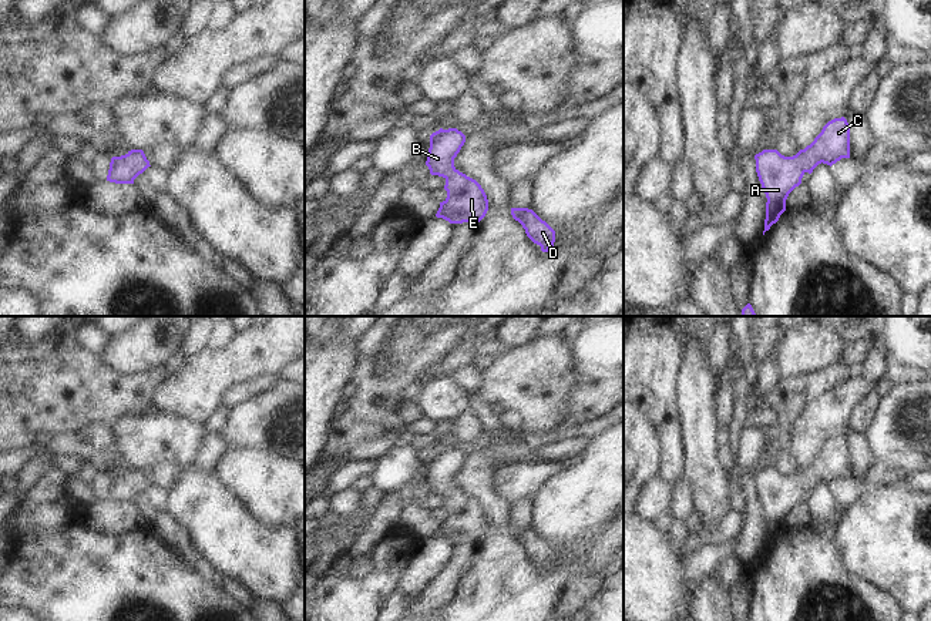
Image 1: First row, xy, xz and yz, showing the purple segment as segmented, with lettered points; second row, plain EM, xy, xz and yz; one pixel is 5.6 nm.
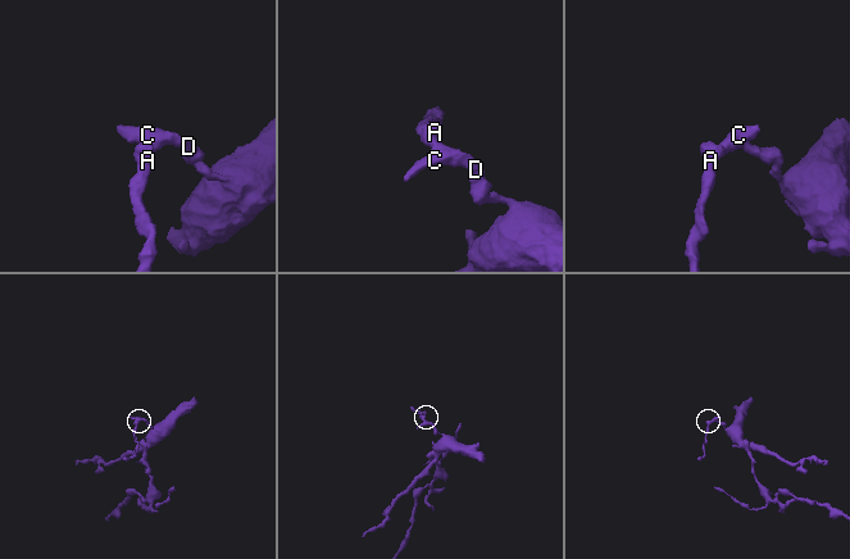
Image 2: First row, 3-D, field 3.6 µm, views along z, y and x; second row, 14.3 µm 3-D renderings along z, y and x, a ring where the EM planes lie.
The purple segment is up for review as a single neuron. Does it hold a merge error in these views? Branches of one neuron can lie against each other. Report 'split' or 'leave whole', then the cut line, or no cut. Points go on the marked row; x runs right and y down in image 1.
leave whole | no cut

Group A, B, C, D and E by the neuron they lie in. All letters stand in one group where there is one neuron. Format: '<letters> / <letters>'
A B C D E

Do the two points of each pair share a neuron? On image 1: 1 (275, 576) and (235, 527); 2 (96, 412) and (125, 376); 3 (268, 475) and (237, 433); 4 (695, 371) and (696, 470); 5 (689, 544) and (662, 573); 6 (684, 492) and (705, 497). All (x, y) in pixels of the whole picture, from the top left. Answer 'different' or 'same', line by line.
1: same
2: same
3: different
4: same
5: different
6: different

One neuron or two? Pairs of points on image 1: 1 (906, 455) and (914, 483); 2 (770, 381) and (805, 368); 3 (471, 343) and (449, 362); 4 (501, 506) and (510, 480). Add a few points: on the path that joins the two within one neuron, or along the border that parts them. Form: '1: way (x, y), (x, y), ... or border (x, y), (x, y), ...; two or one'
1: border (916, 472), (908, 475); two
2: border (773, 352), (780, 379), (768, 393), (756, 396); two
3: way (466, 349), (454, 359); one
4: border (503, 465), (493, 472), (493, 490), (508, 504); two

